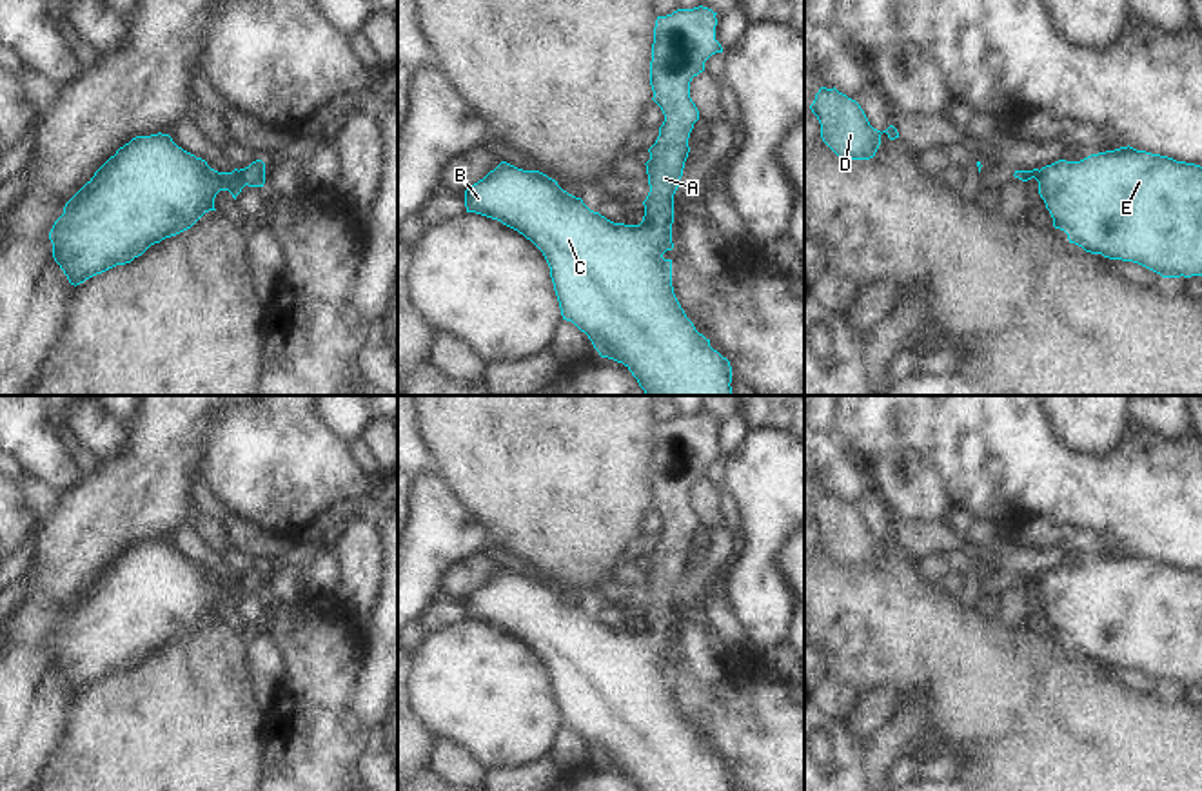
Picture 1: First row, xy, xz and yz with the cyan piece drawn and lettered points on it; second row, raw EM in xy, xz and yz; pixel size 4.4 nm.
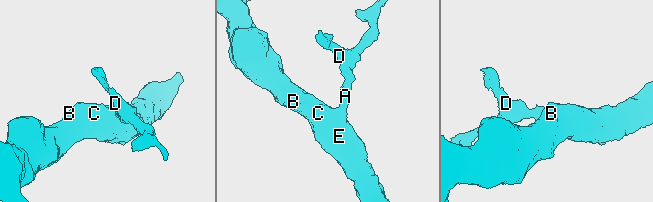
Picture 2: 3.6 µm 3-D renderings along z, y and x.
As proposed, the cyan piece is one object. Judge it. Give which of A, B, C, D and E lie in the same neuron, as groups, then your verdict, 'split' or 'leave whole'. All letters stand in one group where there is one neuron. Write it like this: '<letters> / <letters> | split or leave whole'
A B C D E | leave whole

